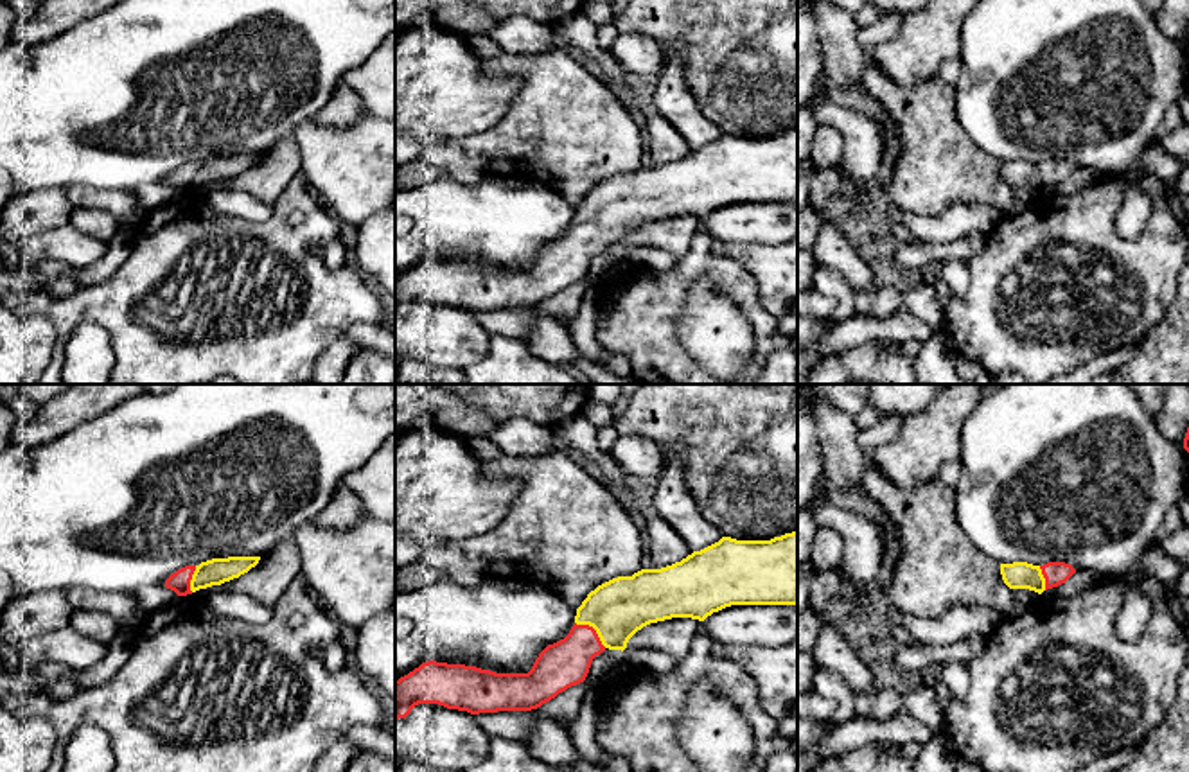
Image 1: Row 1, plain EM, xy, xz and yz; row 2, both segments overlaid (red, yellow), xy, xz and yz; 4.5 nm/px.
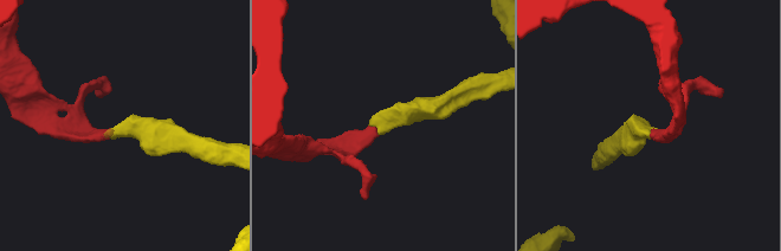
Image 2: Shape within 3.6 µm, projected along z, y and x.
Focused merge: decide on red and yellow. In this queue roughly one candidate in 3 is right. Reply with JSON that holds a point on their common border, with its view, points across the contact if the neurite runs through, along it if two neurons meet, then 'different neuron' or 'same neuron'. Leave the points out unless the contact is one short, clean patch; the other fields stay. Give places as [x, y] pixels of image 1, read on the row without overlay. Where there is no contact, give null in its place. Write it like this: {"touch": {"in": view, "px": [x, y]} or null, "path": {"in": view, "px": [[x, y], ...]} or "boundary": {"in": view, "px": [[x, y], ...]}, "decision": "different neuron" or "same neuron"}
{"touch": {"in": "xz", "px": [593, 227]}, "path": {"in": "xz", "px": [[566, 261], [593, 227], [616, 207]]}, "decision": "same neuron"}

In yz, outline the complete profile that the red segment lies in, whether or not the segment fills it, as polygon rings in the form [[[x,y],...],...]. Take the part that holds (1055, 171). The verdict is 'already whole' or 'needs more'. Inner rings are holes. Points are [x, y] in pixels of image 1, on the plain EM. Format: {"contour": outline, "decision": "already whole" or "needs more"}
{"contour": [[[1027,160],[1000,162],[1000,172],[1009,187],[1029,187],[1042,192],[1047,187],[1065,181],[1076,167],[1065,160],[1033,163]]], "decision": "needs more"}

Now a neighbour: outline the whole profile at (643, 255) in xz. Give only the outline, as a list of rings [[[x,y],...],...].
[[[639,244],[639,246],[625,246],[623,255],[632,259],[639,268],[666,271],[677,264],[677,259],[661,248]]]

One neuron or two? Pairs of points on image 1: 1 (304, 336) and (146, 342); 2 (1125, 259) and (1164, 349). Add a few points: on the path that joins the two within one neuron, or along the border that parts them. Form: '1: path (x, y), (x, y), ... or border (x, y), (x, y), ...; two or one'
1: path (264, 338), (185, 352); one
2: border (1170, 304), (1164, 316), (1139, 345); two

